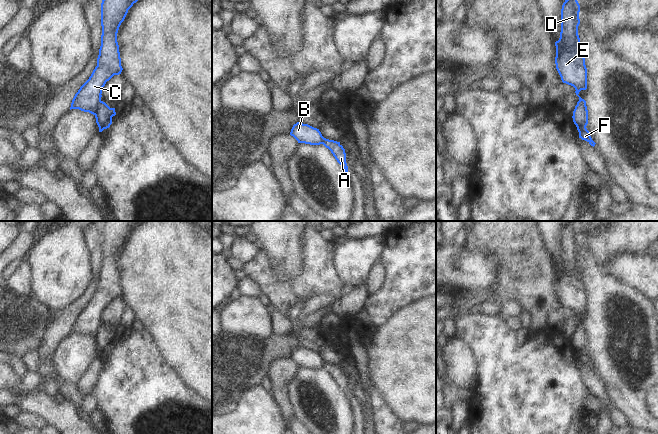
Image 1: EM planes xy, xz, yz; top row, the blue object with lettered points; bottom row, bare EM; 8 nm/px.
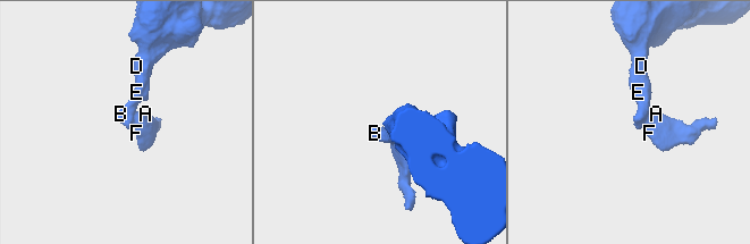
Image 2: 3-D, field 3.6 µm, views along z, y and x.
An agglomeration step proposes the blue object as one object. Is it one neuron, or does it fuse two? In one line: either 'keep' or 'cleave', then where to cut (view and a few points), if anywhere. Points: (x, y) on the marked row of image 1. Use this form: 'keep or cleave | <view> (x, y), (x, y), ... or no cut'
cleave | xy (101, 101), (94, 114)

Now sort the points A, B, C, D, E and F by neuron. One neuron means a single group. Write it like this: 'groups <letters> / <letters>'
groups A F / B C D E

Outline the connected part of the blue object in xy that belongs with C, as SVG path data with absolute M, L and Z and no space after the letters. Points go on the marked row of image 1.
M102 0L101 3L101 46L97 58L97 66L89 79L75 94L71 109L79 109L93 115L101 102L102 89L114 75L121 74L121 58L117 33L128 10L138 0Z

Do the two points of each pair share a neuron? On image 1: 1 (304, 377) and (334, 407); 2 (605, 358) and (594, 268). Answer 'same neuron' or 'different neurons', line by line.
1: same neuron
2: same neuron

